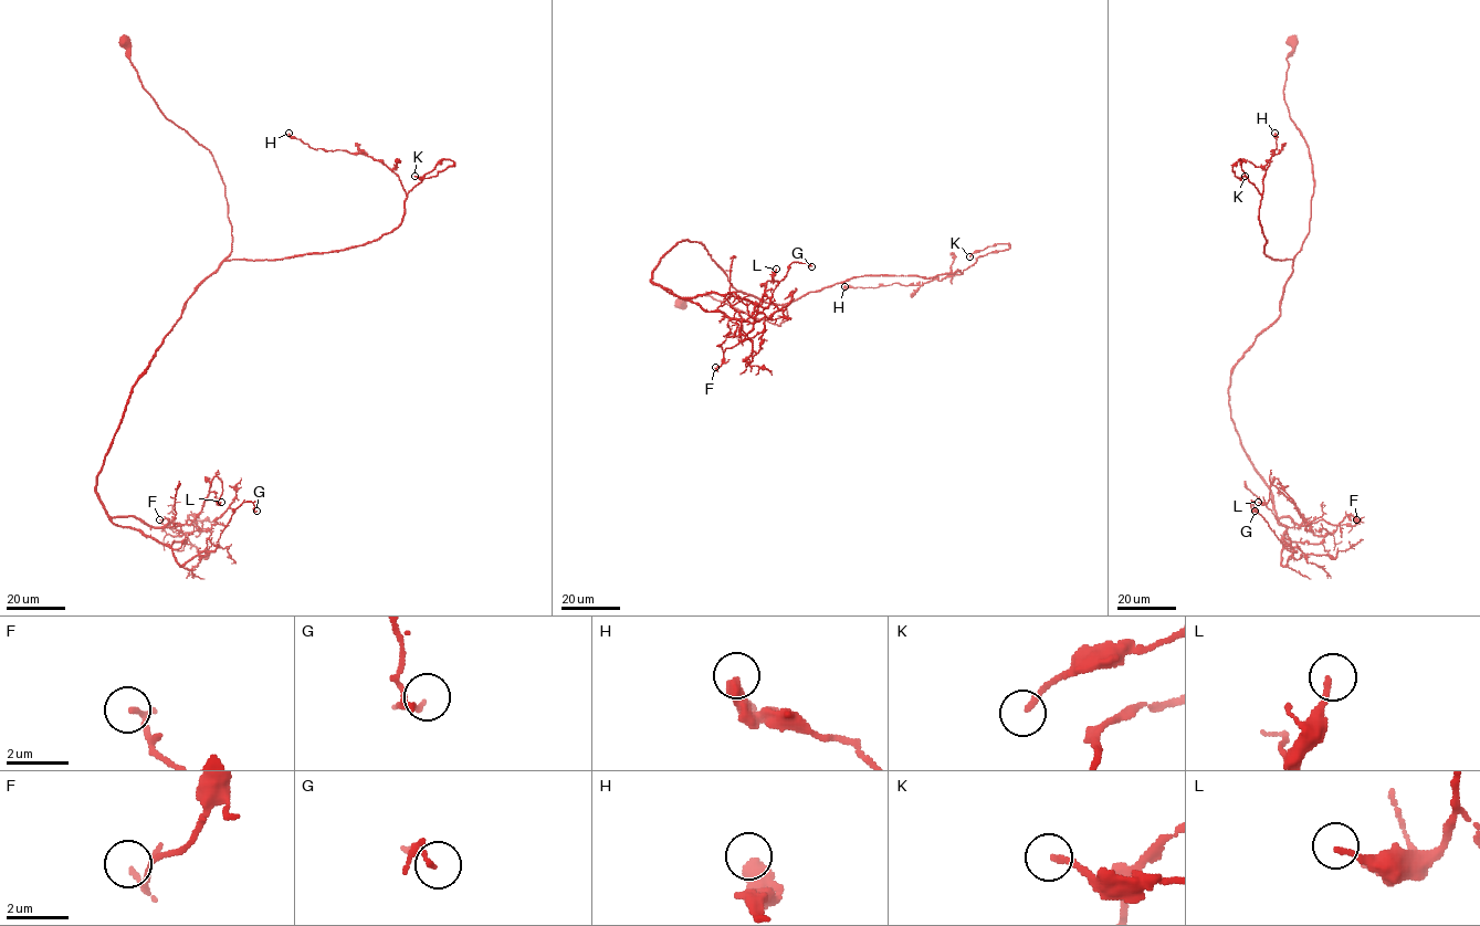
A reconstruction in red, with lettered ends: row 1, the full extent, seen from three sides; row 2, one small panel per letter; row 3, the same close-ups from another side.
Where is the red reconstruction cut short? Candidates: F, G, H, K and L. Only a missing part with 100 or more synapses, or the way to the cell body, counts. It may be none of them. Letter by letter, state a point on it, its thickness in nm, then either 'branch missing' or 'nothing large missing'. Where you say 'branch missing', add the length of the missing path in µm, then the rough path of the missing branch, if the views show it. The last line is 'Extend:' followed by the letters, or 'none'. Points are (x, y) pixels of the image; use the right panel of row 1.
F: (1356, 519) | 100 nm | nothing large missing
G: (1255, 511) | 120 nm | nothing large missing
H: (1274, 133) | 480 nm | nothing large missing
K: (1245, 176) | 180 nm | nothing large missing
L: (1258, 502) | 180 nm | nothing large missing
Extend: none

